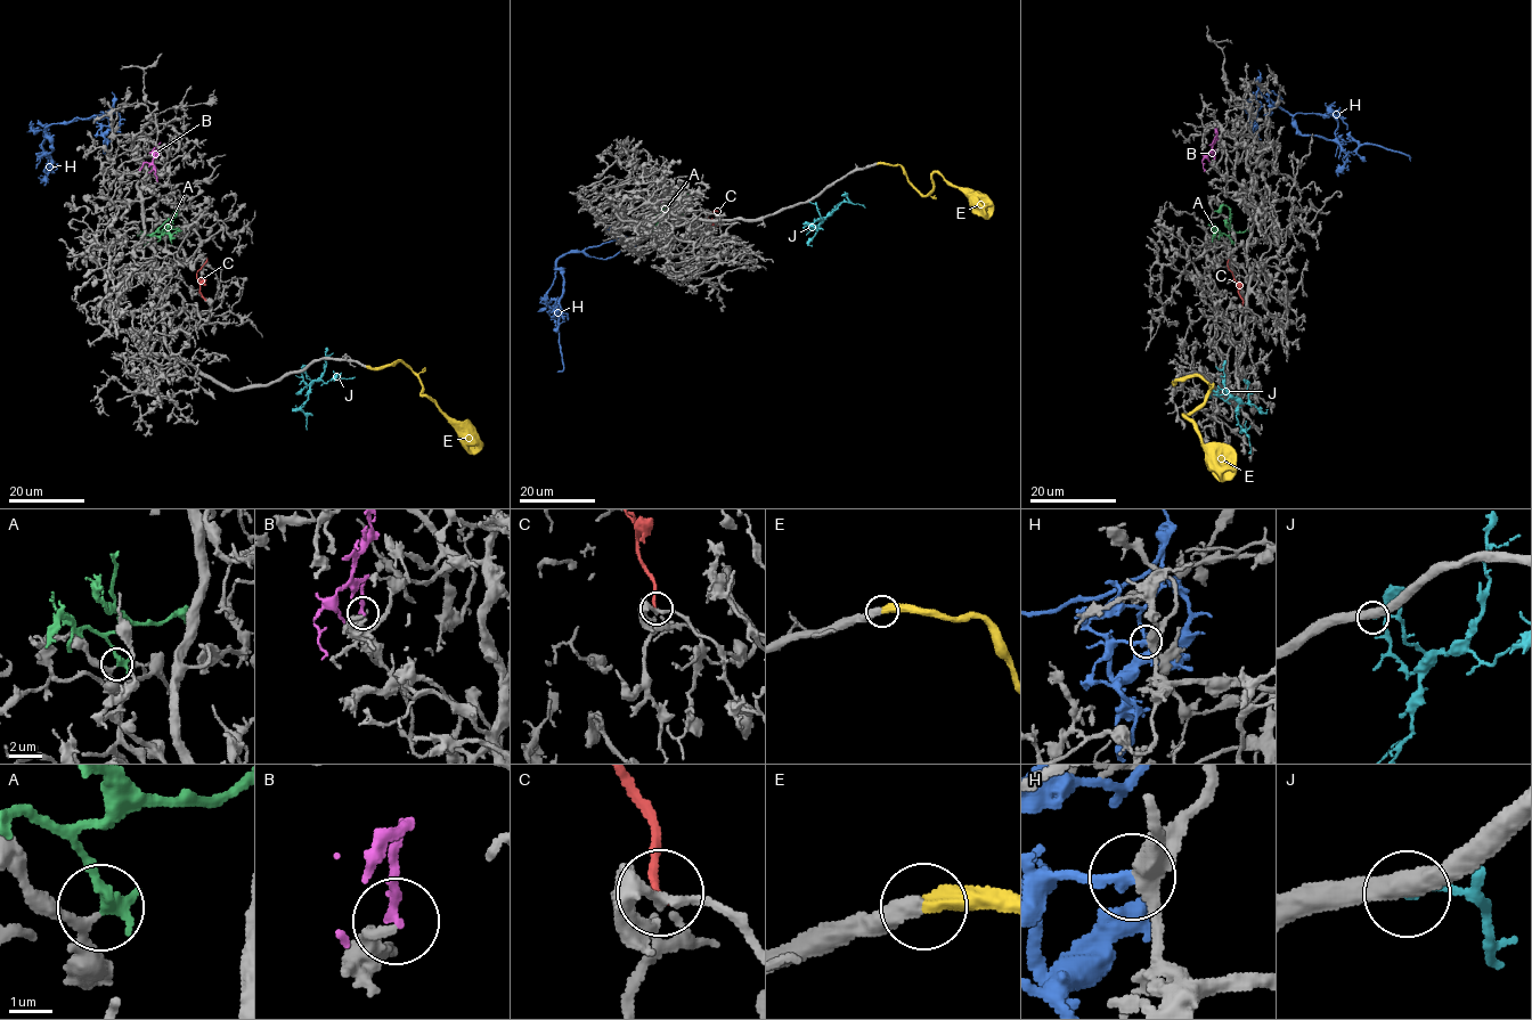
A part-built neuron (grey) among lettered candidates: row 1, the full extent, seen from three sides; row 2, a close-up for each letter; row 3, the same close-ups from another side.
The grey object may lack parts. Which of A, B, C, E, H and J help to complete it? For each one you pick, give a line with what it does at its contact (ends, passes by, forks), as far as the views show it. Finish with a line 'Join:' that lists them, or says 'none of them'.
A: It ends there
E: It ends there
Join: A, E

